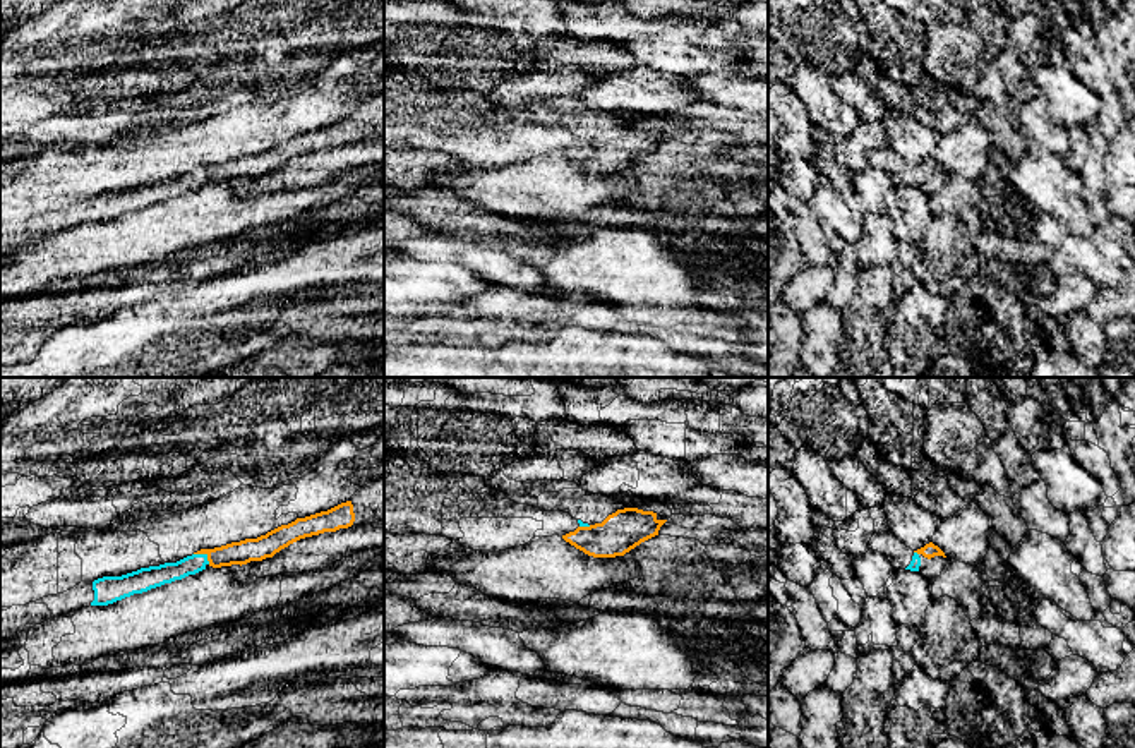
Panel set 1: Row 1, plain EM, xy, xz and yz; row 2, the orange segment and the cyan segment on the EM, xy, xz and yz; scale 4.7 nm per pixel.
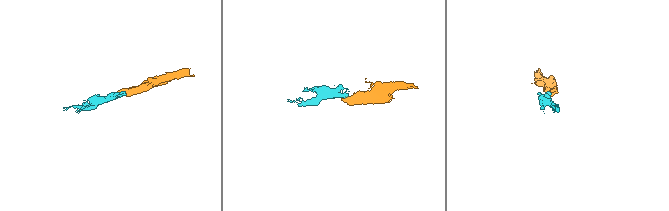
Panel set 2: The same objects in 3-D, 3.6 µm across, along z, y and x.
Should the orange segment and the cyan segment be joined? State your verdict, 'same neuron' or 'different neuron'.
same neuron

